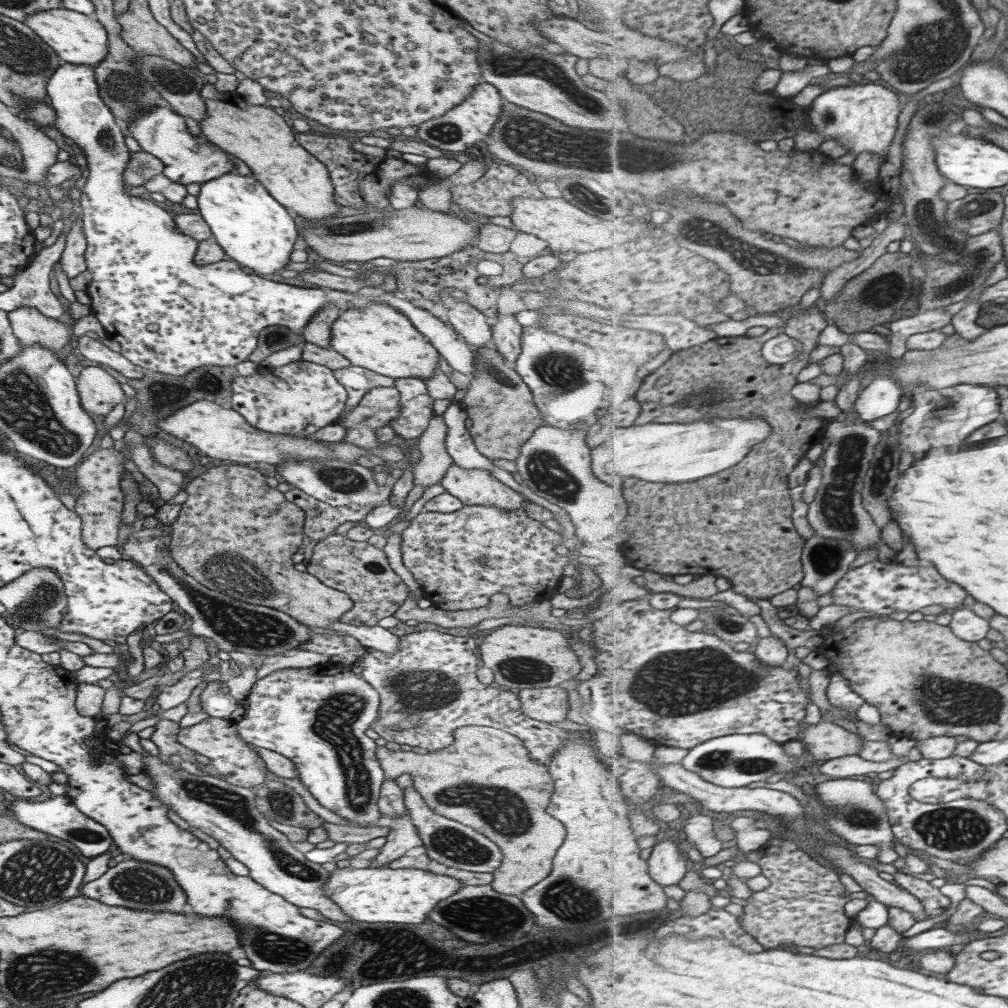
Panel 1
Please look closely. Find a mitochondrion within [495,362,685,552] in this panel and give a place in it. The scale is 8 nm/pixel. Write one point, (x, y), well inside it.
(544, 467)

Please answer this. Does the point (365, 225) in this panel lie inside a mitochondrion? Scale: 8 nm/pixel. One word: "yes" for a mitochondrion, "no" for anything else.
yes

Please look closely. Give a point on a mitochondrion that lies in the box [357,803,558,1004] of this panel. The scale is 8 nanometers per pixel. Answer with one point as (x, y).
(478, 912)

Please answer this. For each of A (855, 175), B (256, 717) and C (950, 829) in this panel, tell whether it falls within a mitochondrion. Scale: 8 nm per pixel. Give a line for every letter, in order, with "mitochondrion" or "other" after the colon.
A: other
B: other
C: mitochondrion

